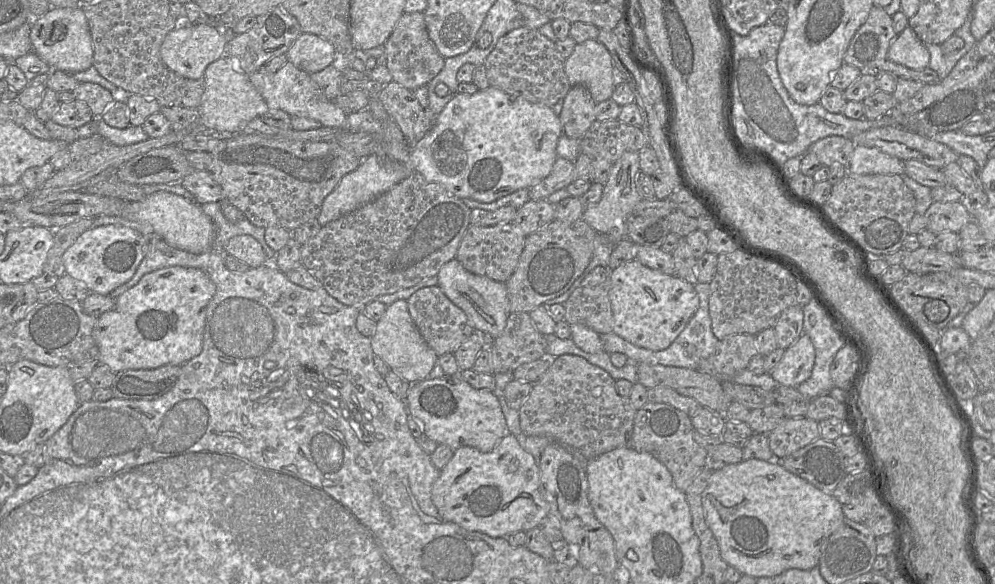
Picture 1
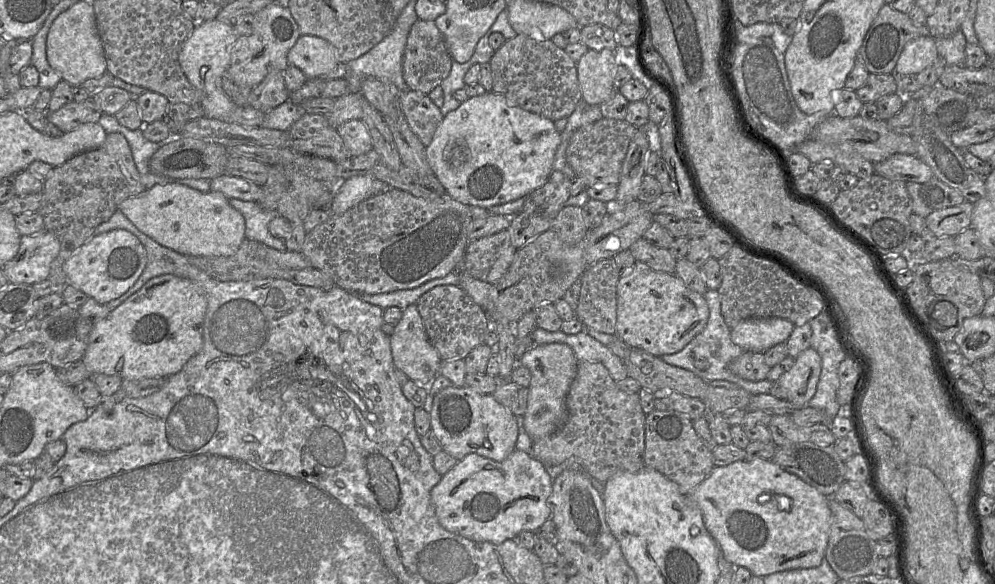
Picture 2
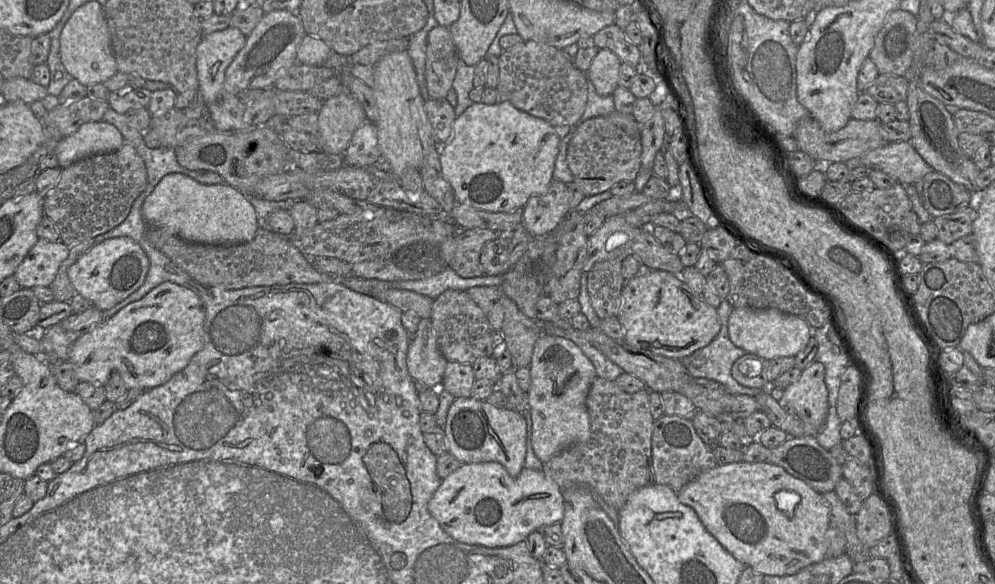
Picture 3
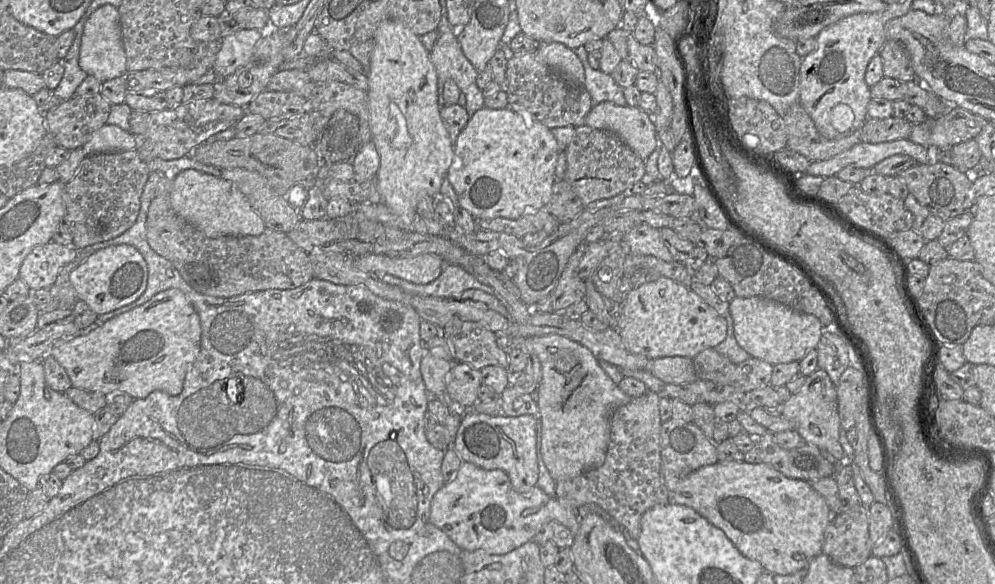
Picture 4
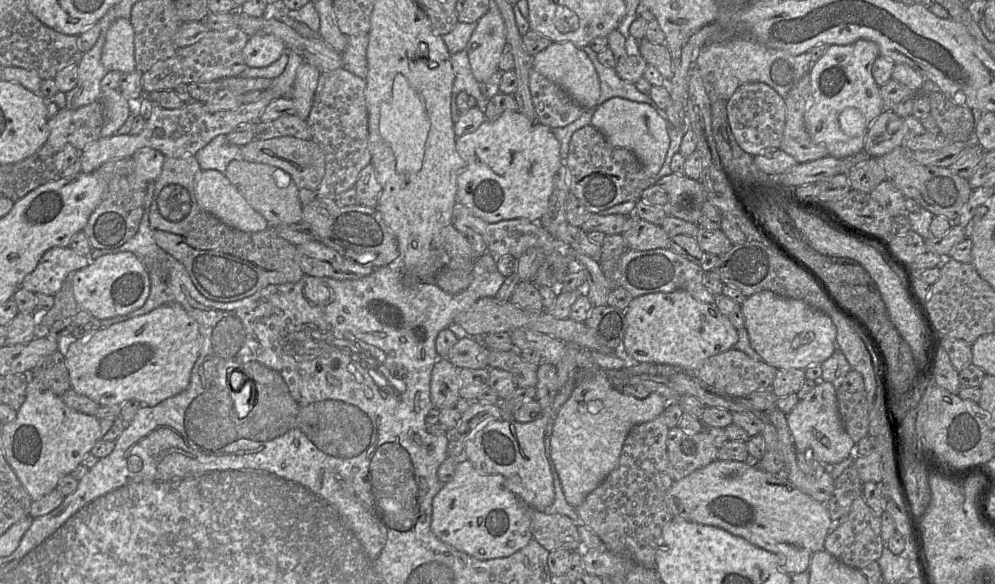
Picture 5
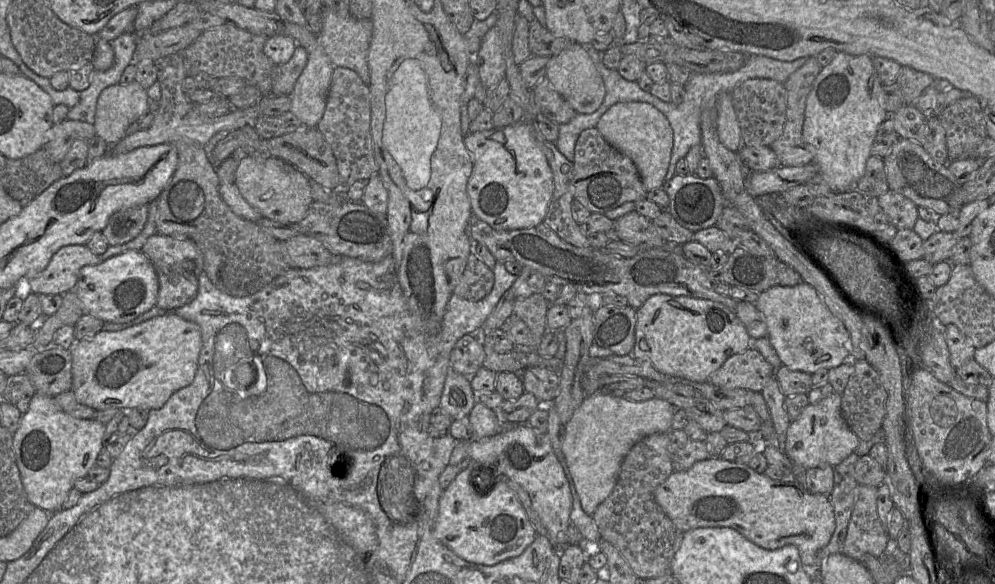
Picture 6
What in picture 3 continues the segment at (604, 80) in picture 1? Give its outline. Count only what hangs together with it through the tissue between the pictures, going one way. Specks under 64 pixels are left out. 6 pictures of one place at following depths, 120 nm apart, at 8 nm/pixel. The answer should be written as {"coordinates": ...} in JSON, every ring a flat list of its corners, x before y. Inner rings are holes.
{"coordinates":[[599,49,585,75,600,96,613,93,617,85,621,61,609,49]]}

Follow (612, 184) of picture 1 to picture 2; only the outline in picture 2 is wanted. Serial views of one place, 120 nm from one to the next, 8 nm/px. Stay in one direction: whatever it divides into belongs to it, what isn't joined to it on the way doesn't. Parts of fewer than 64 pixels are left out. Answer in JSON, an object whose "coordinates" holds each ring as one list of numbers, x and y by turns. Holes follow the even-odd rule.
{"coordinates":[[638,128,623,161,616,198,605,203,607,215,623,210,627,203,637,199,642,178,646,175,646,156,648,152,649,142,645,129]]}

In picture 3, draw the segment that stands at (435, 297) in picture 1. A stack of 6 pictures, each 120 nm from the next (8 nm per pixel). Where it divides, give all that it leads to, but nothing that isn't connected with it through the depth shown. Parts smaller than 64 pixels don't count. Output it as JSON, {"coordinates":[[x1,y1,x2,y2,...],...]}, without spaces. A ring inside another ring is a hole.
{"coordinates":[[448,289,433,300,430,320,437,336,439,349,447,361,472,365,478,358,493,357,493,329,466,291]]}

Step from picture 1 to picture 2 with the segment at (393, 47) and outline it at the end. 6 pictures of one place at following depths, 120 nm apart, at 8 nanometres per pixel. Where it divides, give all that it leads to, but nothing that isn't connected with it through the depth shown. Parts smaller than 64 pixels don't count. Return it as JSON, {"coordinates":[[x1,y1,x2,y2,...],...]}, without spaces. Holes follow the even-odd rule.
{"coordinates":[[418,19,410,29,402,59,403,78,407,87,425,95,429,94,448,77,452,62,444,37,435,22]]}

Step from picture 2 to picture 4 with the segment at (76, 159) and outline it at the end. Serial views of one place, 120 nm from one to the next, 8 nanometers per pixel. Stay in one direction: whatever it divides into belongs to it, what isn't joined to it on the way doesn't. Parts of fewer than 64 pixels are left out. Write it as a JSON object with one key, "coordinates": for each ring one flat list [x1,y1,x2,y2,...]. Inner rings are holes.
{"coordinates":[[137,150,111,152,87,156,77,167,73,178,65,184,63,200,66,208,63,223,69,228,76,250,111,240,130,229,137,220,140,198,149,176,147,163,142,161]]}

